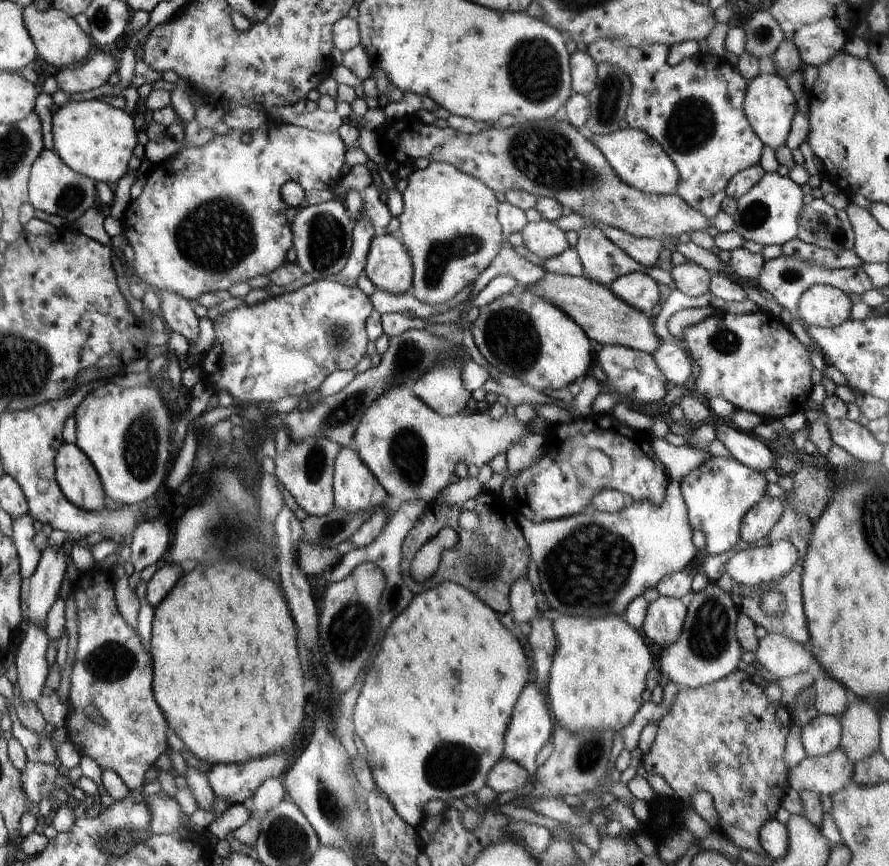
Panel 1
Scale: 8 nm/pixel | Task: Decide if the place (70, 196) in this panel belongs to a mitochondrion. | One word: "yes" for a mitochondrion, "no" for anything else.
yes

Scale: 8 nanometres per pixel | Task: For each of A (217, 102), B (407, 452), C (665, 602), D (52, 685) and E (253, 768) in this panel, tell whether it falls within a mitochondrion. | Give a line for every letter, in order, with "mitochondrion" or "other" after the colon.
A: other
B: mitochondrion
C: other
D: other
E: other

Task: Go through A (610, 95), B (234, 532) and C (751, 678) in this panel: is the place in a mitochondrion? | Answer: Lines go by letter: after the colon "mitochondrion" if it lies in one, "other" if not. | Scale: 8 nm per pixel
A: mitochondrion
B: mitochondrion
C: other

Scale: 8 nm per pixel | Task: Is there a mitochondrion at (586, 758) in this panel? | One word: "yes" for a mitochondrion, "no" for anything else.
yes

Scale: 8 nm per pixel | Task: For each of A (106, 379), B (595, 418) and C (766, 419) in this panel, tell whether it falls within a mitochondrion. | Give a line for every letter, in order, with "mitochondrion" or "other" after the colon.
A: other
B: other
C: other

